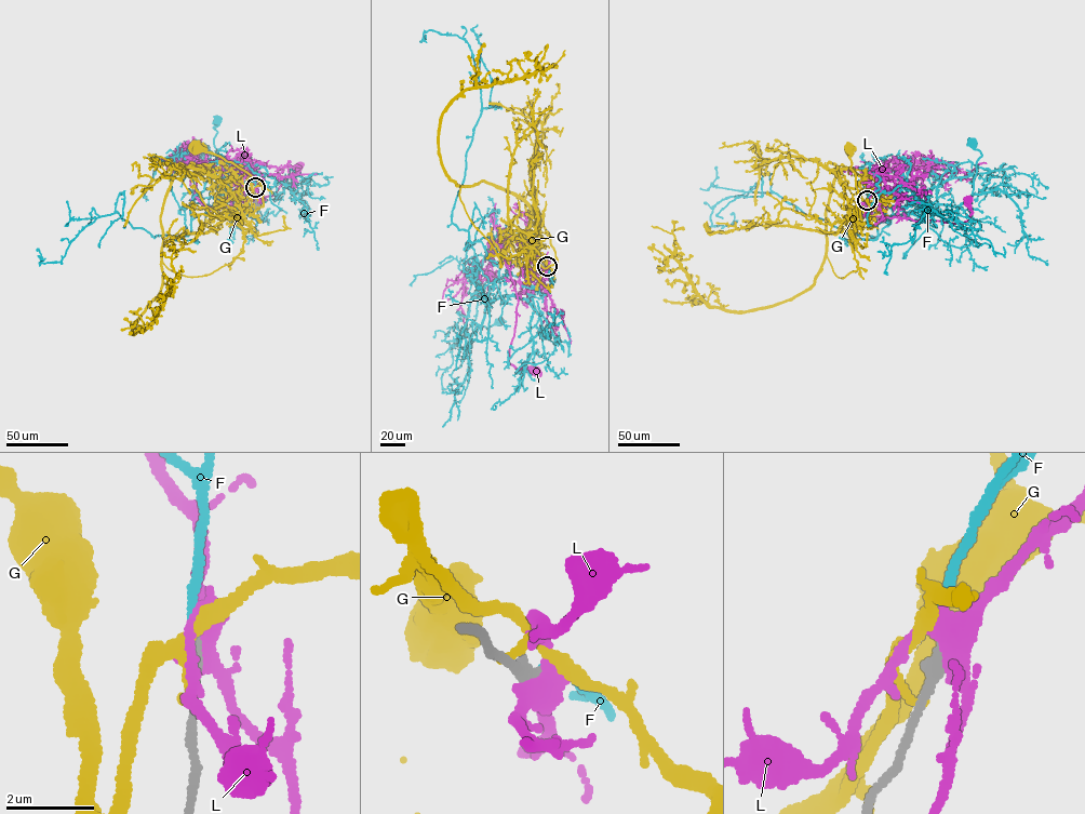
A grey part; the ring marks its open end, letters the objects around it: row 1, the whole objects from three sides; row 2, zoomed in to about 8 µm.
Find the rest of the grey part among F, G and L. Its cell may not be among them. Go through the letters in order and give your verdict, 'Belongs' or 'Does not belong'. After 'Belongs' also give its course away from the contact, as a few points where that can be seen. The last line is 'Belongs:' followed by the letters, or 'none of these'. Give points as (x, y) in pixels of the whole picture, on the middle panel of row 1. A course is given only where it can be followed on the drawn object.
F: Belongs. Its course: (547, 266), (549, 293), (496, 298), (486, 306), (480, 334), (482, 327), (489, 331), (499, 321)
G: Does not belong
L: Does not belong
Belongs: F

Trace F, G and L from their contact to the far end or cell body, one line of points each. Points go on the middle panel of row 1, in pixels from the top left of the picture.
F: (547, 266), (549, 293), (496, 298), (486, 306), (480, 334), (482, 327), (489, 331), (499, 321)
G: (546, 265), (534, 245), (534, 256), (540, 265), (545, 268), (557, 263), (549, 235), (536, 212)
L: (547, 266), (531, 245), (513, 240), (492, 243), (499, 244), (517, 296), (508, 361), (536, 372)

